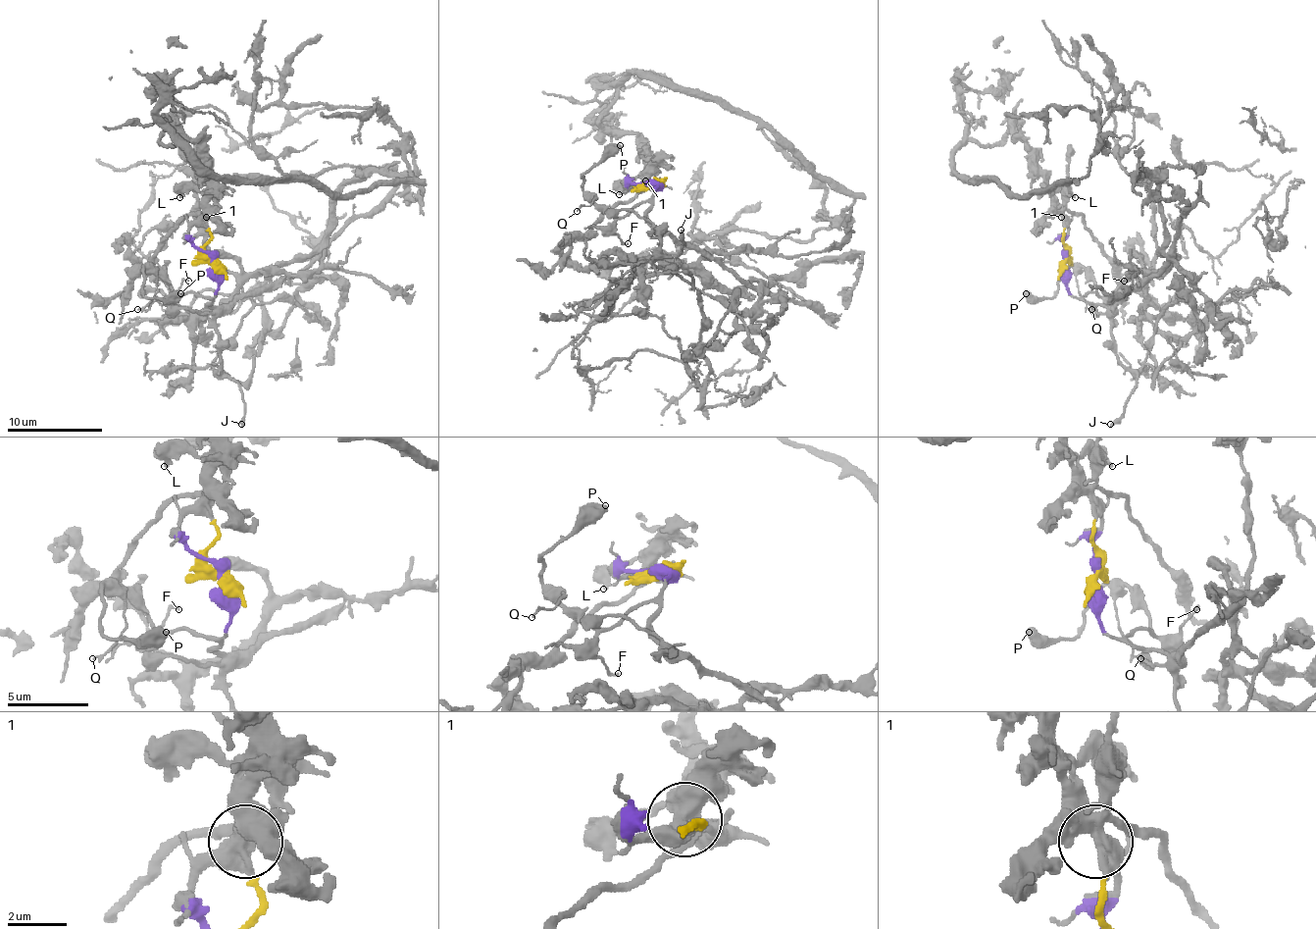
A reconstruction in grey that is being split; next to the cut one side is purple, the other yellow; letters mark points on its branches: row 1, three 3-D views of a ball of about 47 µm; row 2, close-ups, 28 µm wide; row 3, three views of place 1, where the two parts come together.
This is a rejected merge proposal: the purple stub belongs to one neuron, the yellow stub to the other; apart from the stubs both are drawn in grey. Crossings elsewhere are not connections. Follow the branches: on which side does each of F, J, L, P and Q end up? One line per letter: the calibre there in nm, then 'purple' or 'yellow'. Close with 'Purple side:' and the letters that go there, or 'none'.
F: 150 nm thick; purple
J: 320 nm thick; purple
L: 360 nm thick; yellow
P: 600 nm thick; purple
Q: 150 nm thick; purple
Purple side: F, J, P, Q

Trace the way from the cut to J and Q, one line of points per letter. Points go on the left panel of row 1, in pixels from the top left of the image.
J: (213, 260), (217, 288), (215, 298), (208, 303), (215, 310), (225, 372), (241, 391), (241, 425)
Q: (213, 260), (217, 288), (213, 298), (177, 293), (155, 269), (157, 293), (138, 310)

